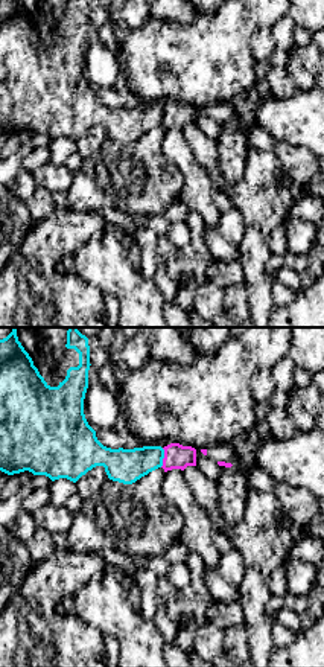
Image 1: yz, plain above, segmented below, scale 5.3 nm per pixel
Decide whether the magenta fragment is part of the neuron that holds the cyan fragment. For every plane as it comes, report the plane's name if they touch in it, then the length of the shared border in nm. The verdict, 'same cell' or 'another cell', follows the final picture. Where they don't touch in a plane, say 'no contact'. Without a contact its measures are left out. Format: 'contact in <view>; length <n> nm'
contact in yz; length 110 nm

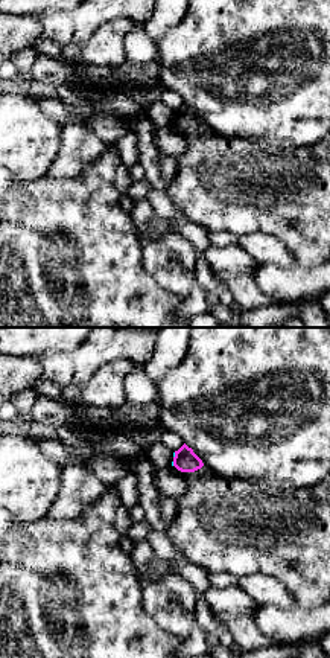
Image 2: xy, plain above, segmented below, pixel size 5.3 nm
contact in xy; length 30 nm

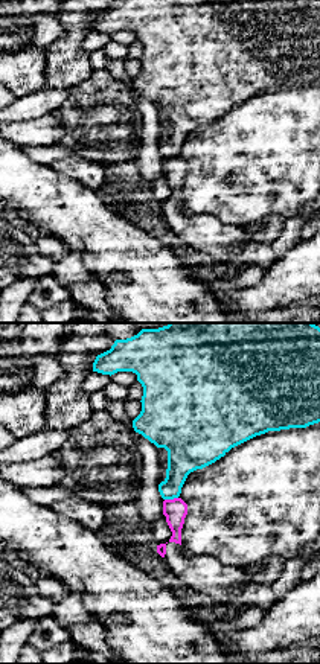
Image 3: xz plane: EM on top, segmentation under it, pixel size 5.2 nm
contact in xz; length 70 nm

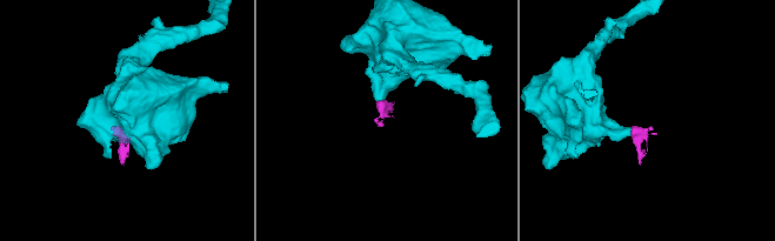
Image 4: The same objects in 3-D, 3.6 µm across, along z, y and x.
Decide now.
another cell

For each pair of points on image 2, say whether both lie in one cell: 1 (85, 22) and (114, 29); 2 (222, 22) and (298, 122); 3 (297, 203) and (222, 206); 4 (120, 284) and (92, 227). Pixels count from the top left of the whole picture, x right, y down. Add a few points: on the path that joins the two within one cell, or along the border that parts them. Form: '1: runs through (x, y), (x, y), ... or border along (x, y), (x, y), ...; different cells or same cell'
1: border along (136, 26), (111, 19), (69, 43); different cells
2: runs through (219, 51), (239, 79), (251, 79), (269, 96); same cell
3: runs through (279, 203), (241, 203); same cell
4: runs through (107, 270), (92, 255), (92, 241); same cell

